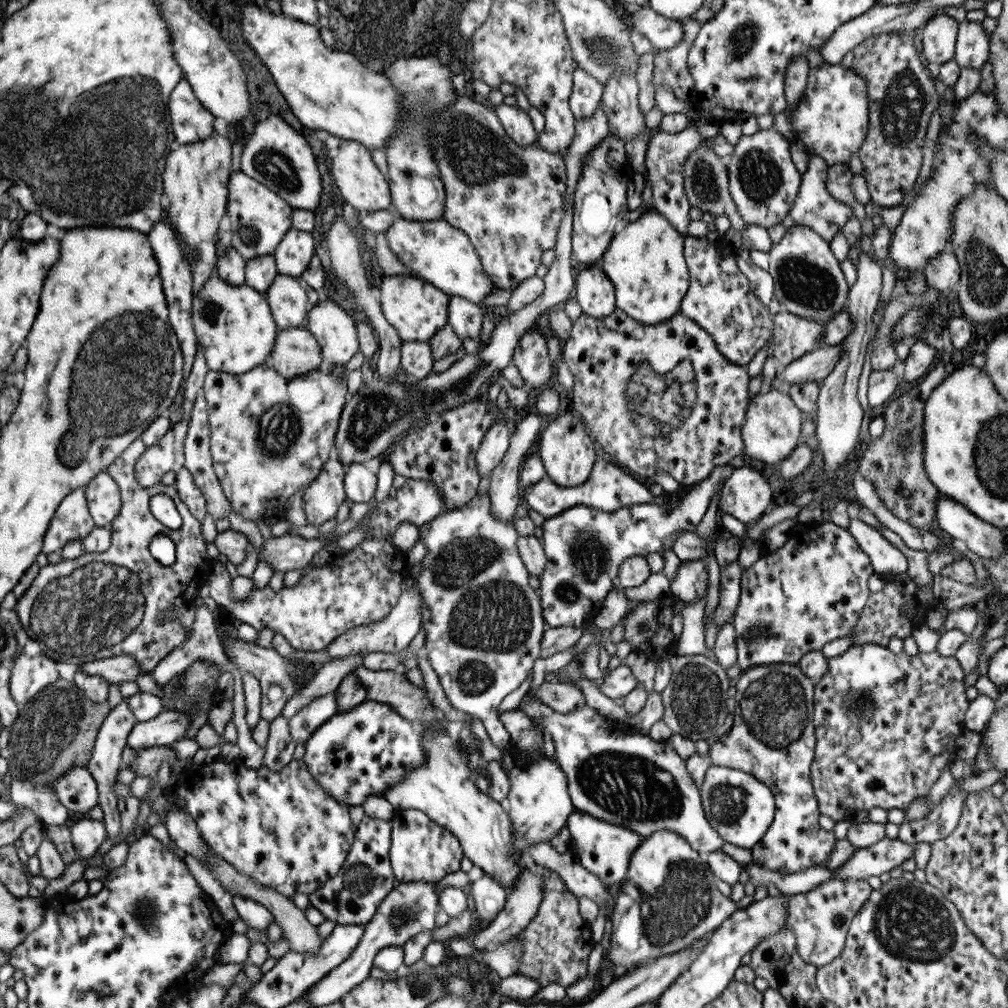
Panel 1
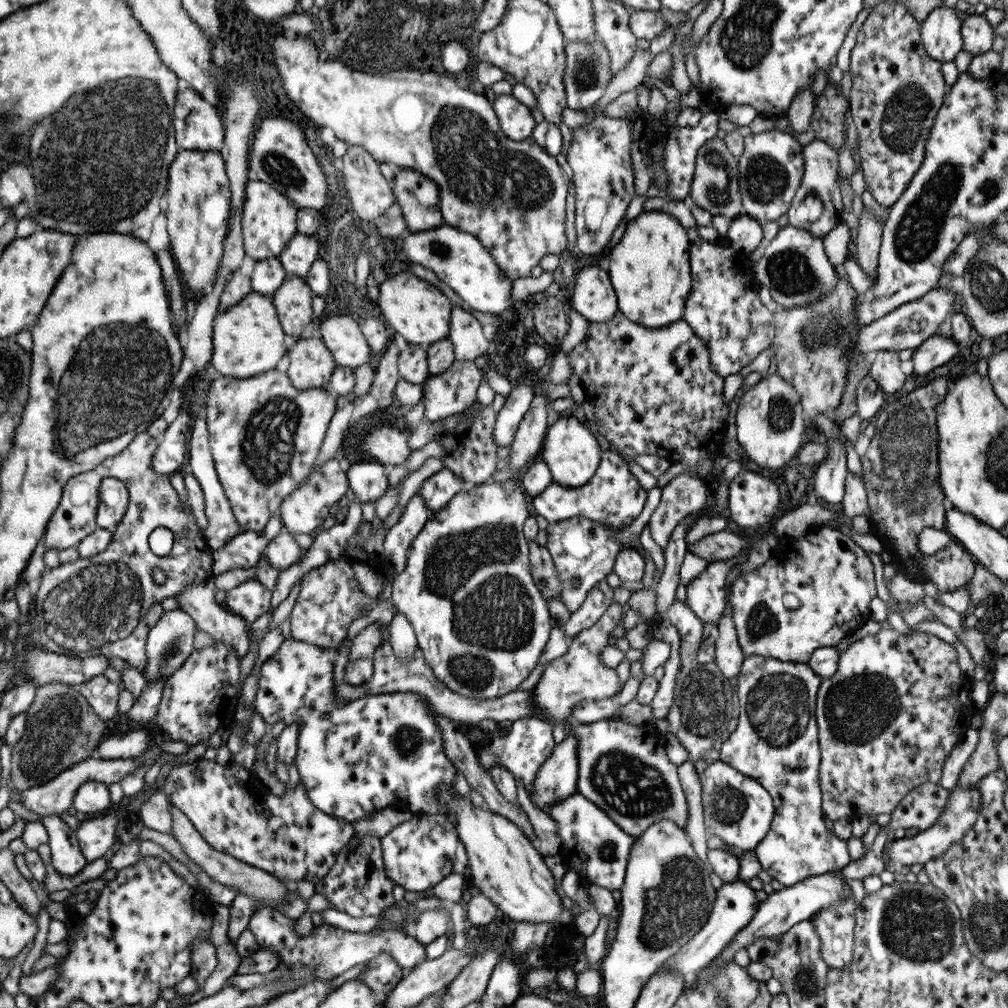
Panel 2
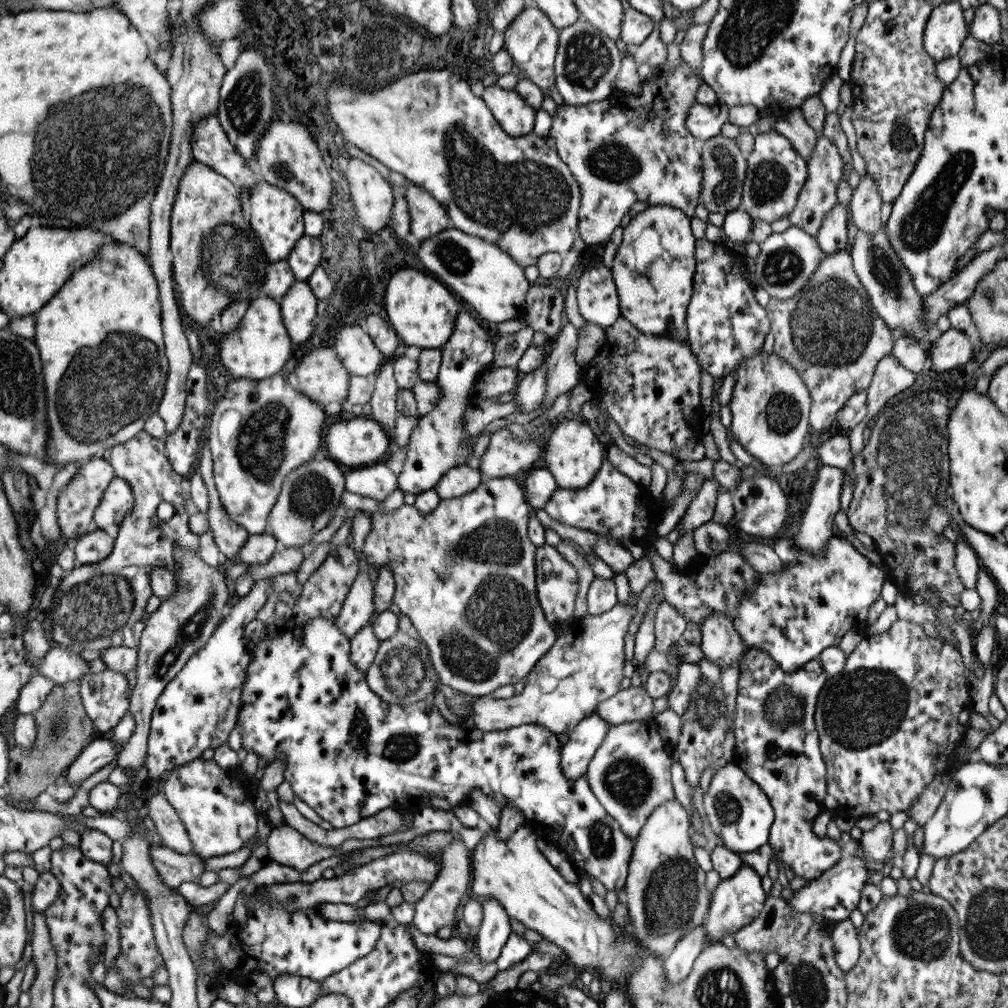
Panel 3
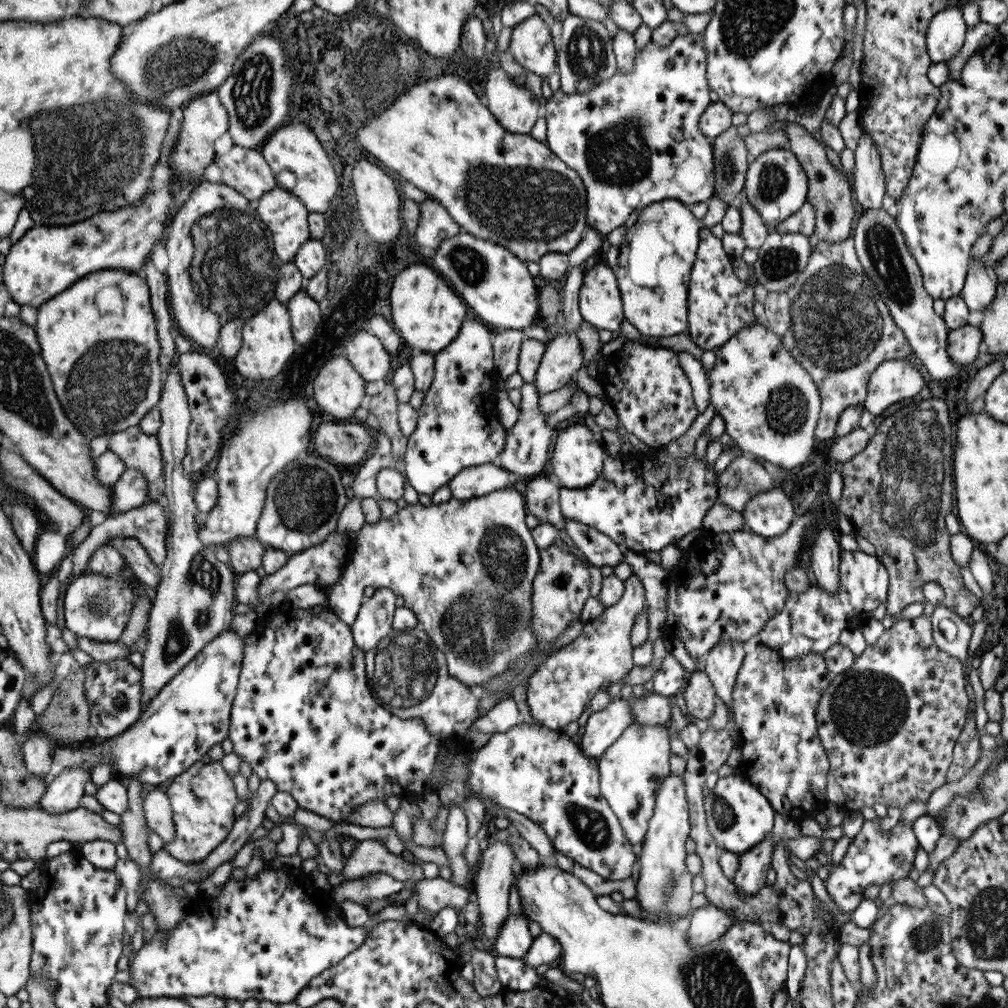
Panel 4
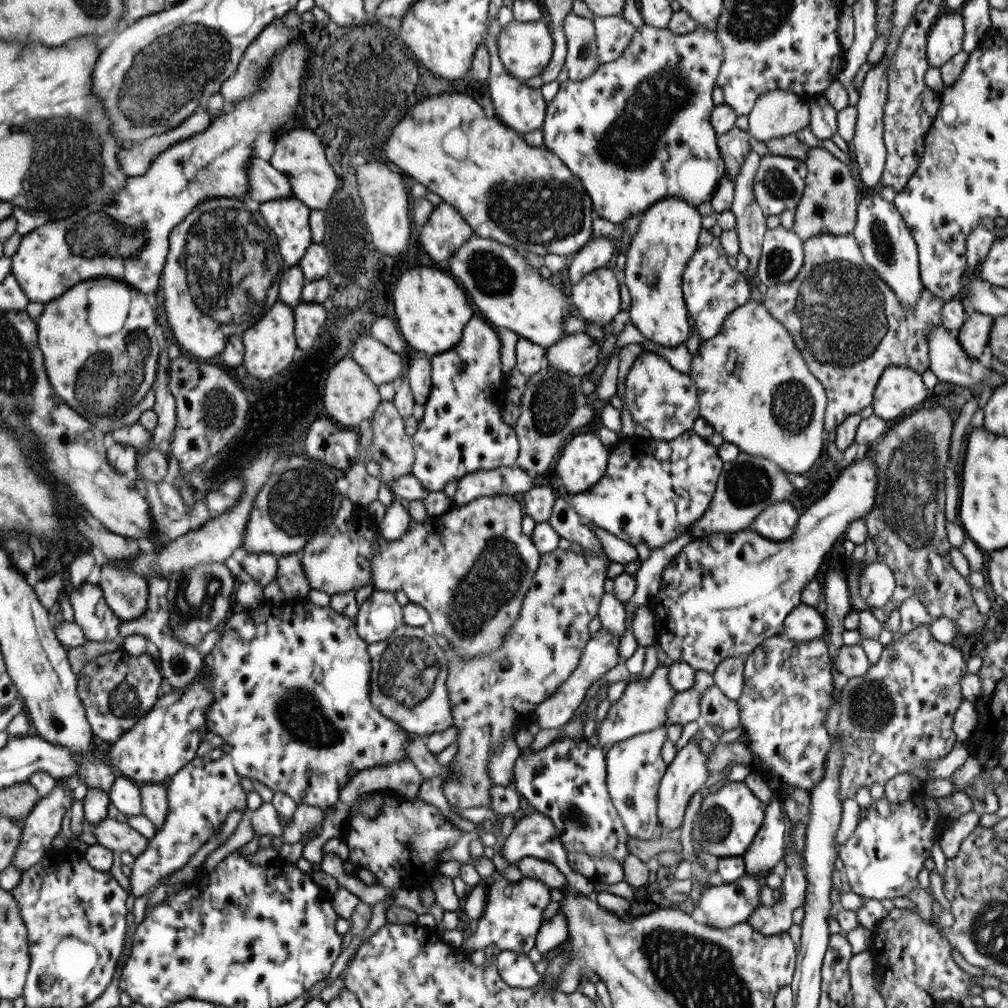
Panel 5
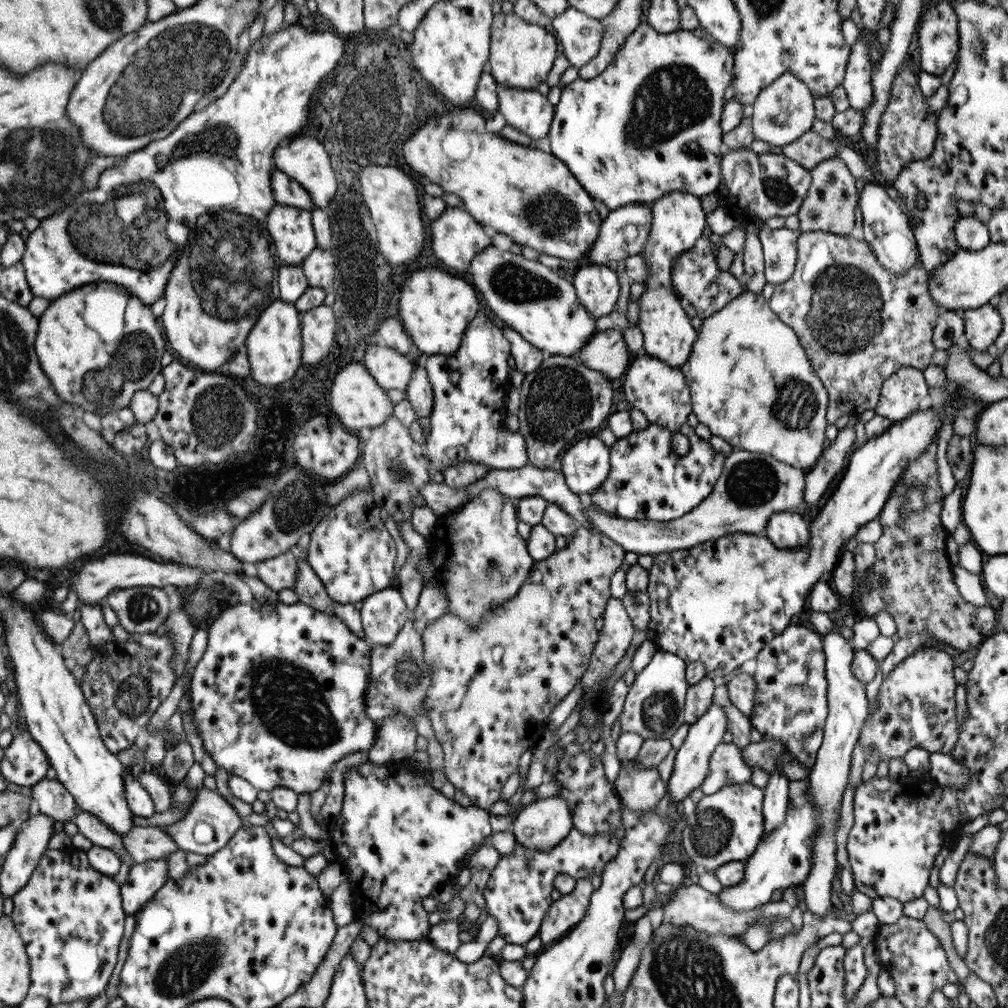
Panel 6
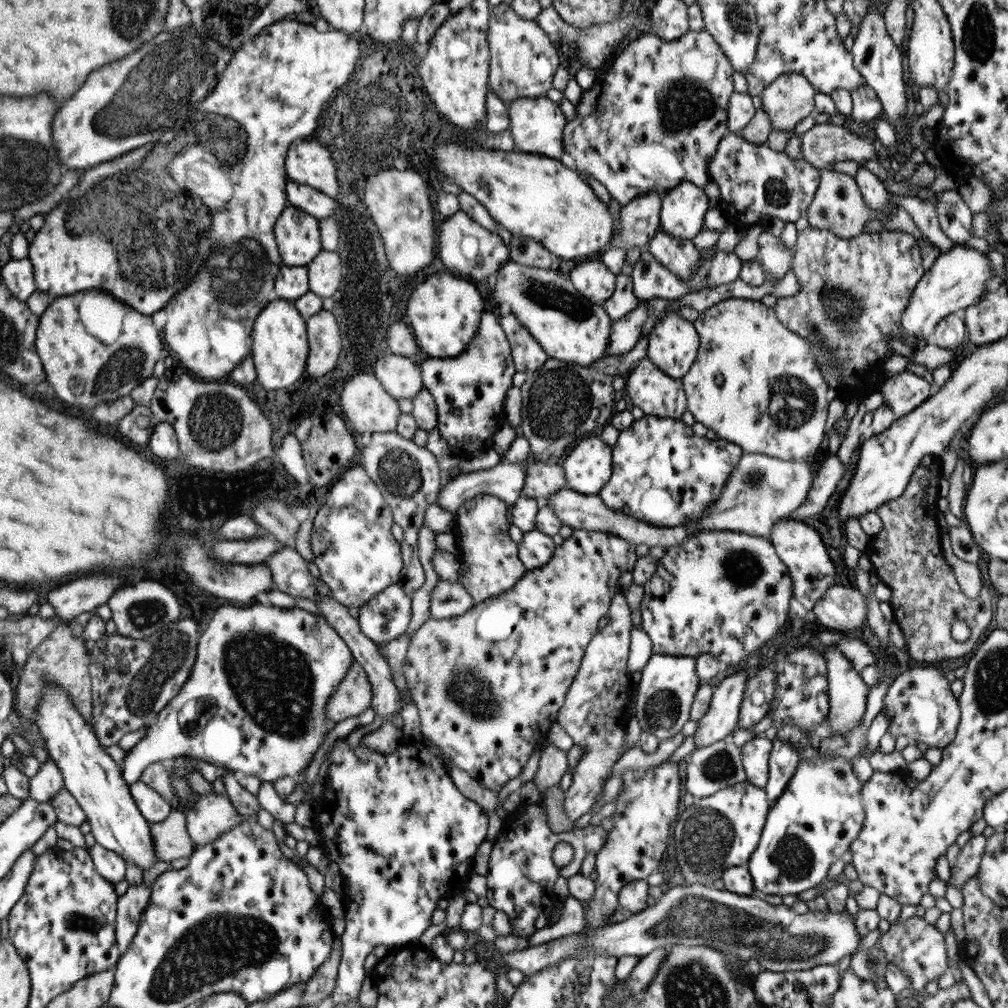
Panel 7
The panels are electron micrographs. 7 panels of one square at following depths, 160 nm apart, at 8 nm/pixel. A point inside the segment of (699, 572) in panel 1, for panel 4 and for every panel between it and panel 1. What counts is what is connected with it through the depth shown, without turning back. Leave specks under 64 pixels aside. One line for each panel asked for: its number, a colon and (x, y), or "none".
2: (705, 595)
3: (720, 644)
4: (722, 663)

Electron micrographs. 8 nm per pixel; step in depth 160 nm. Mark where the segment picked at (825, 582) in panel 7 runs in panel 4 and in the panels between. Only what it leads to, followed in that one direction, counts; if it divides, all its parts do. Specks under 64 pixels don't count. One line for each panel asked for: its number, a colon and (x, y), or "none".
4: (768, 514)
5: (776, 521)
6: (786, 529)

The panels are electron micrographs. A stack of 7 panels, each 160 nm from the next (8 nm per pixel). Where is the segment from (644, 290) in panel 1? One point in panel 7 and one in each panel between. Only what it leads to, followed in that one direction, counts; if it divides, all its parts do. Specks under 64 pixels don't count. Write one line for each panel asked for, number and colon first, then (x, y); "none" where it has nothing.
2: (648, 268)
3: (652, 270)
4: (653, 268)
5: (667, 234)
6: (677, 223)
7: (671, 345)

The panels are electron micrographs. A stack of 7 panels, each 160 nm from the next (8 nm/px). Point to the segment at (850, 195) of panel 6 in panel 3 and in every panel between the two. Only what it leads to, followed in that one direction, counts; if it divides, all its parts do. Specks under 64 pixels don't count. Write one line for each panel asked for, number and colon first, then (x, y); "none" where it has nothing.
3: (831, 237)
4: (830, 193)
5: (827, 206)

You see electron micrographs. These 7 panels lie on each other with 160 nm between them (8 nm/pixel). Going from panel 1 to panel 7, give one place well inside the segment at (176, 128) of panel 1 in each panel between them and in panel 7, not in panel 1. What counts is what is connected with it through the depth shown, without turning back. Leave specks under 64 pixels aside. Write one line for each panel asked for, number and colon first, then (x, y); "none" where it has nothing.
2: (197, 128)
3: (209, 145)
4: (244, 170)
5: (264, 183)
6: (285, 191)
7: (311, 201)

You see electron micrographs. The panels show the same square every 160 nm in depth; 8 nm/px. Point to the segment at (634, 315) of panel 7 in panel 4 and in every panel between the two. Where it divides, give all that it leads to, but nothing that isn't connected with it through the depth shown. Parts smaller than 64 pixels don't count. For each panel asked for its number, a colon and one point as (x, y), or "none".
4: (561, 359)
5: (575, 354)
6: (605, 352)

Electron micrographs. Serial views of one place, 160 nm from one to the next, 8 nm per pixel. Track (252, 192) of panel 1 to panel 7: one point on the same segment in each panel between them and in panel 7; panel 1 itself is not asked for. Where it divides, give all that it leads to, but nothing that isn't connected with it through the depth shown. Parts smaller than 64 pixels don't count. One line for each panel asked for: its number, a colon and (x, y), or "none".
2: (268, 219)
3: (274, 217)
4: (282, 213)
5: (287, 218)
6: (290, 229)
7: (296, 234)

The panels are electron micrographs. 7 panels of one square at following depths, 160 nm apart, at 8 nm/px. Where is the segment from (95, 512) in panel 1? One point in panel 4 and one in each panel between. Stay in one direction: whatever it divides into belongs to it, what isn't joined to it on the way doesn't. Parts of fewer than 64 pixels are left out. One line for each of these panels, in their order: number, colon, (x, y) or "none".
2: (112, 495)
3: (117, 499)
4: (129, 490)

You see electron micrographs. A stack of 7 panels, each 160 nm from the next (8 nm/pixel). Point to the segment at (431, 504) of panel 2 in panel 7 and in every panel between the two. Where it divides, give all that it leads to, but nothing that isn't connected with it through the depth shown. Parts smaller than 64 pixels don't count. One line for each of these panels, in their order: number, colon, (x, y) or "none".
3: (459, 480)
4: (476, 481)
5: (504, 480)
6: (528, 480)
7: (542, 479)

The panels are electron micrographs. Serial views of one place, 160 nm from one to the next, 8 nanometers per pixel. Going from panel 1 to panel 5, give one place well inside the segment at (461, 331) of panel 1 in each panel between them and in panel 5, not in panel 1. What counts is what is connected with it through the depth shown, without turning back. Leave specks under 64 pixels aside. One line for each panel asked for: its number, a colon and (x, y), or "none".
2: (464, 332)
3: (434, 446)
4: (455, 428)
5: (461, 431)

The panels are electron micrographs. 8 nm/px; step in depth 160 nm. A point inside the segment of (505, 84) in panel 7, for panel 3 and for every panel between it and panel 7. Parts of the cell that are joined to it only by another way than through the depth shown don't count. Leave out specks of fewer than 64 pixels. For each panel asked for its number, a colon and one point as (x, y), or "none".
3: (531, 40)
4: (530, 45)
5: (524, 48)
6: (520, 54)

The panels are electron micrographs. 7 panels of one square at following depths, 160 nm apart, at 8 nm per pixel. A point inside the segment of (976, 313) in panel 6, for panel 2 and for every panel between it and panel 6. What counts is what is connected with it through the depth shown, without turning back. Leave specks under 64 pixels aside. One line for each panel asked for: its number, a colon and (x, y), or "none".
2: (933, 351)
3: (951, 348)
4: (961, 343)
5: (973, 334)

